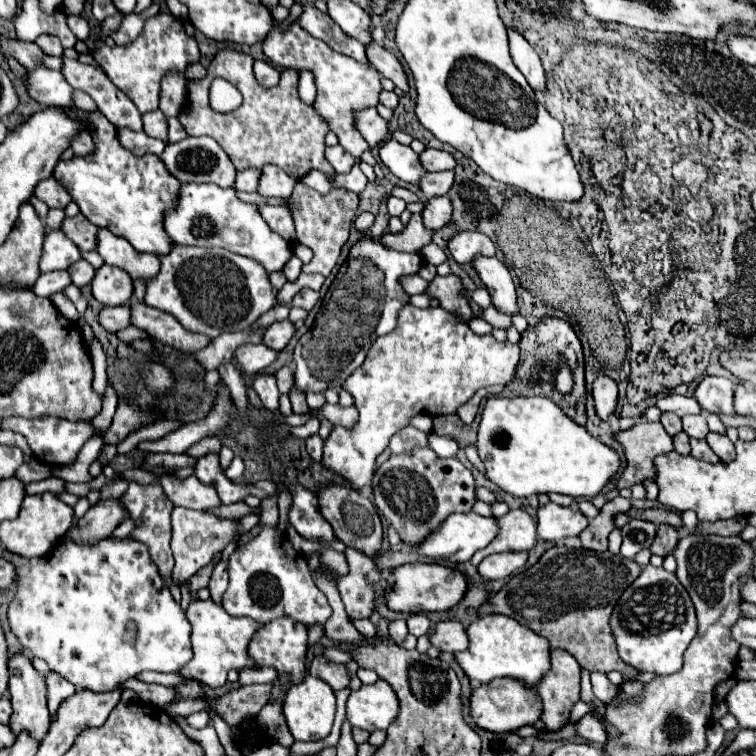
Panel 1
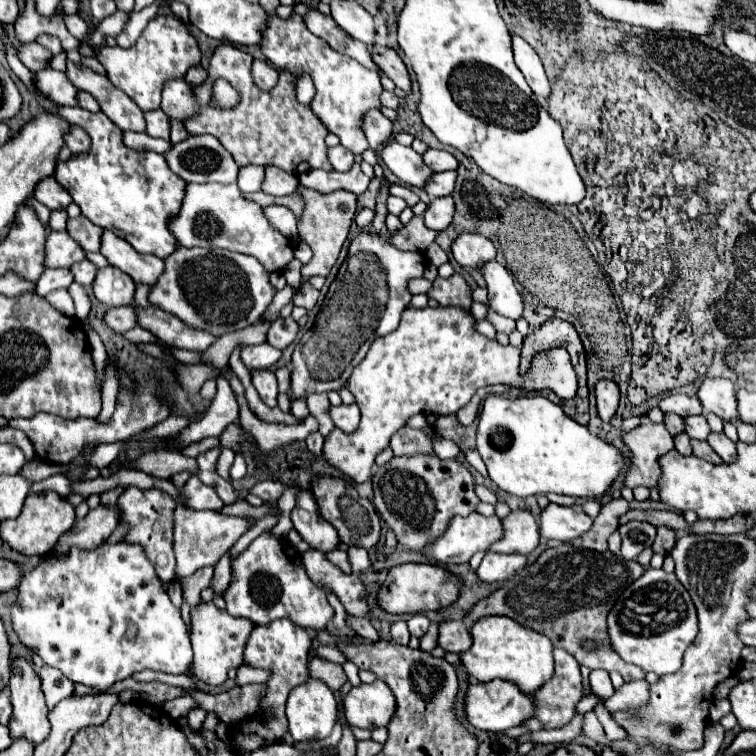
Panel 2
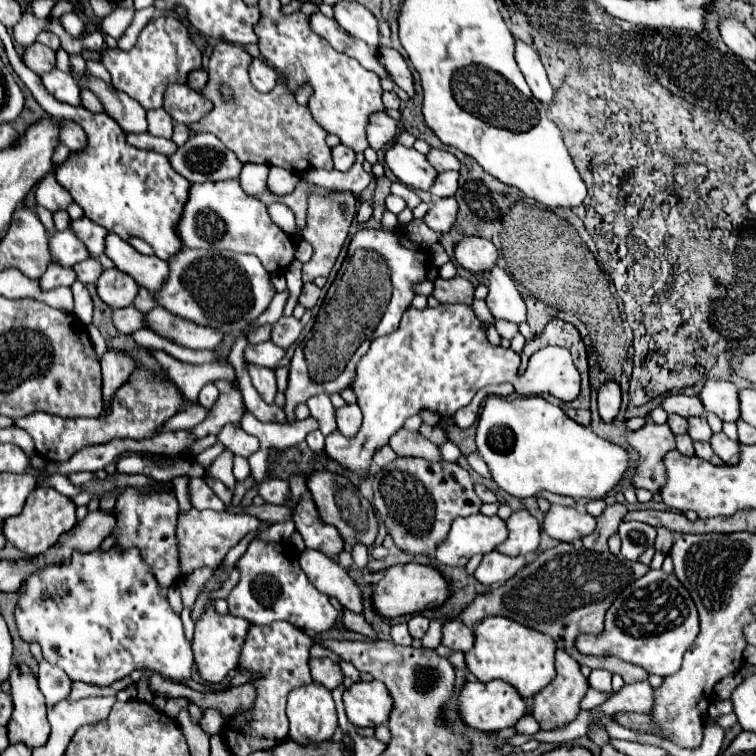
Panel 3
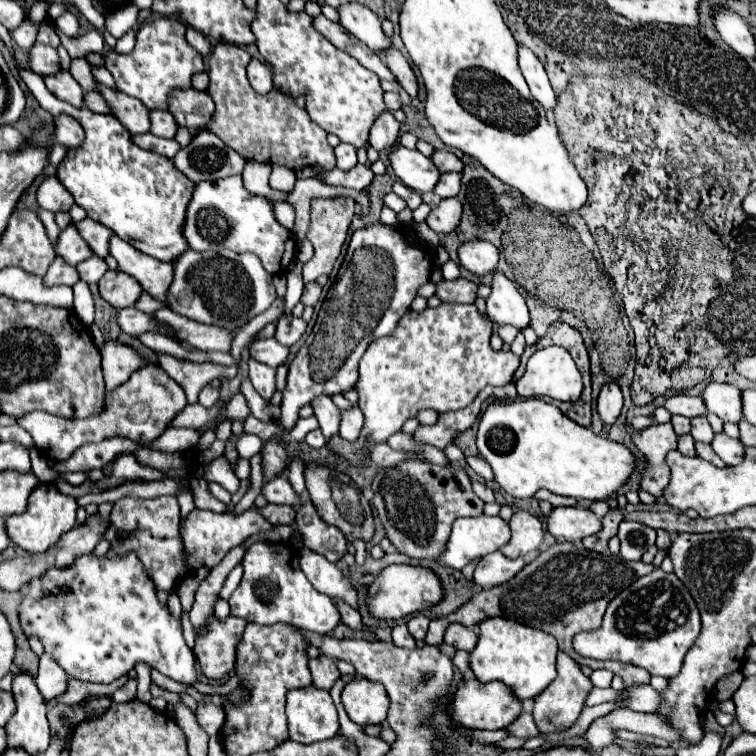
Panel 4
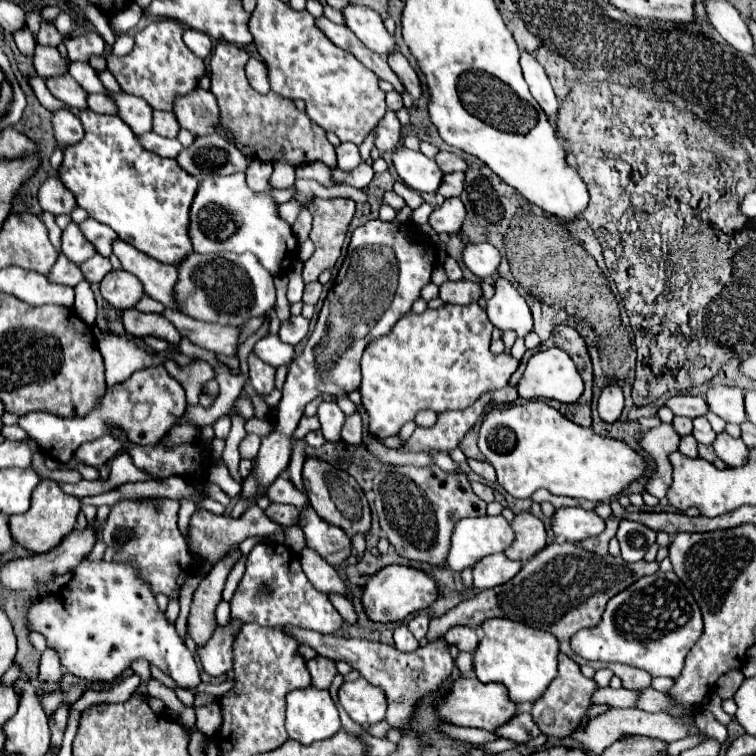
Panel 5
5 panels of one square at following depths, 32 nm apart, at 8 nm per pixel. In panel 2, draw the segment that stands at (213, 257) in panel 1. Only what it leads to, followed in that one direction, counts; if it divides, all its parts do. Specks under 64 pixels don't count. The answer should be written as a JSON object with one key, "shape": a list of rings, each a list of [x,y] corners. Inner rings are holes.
{"shape":[[[178,246],[164,258],[164,272],[148,292],[148,302],[172,312],[186,326],[206,330],[212,336],[242,330],[262,318],[276,288],[268,282],[268,272],[252,256],[224,248],[184,248]]]}

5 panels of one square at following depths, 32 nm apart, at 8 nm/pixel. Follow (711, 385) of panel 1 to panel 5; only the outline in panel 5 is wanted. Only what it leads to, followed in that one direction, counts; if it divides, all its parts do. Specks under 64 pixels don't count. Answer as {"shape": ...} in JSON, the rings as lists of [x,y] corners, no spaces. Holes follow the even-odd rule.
{"shape":[[[714,384],[706,392],[706,402],[710,412],[718,414],[724,422],[744,422],[744,392],[740,388]]]}

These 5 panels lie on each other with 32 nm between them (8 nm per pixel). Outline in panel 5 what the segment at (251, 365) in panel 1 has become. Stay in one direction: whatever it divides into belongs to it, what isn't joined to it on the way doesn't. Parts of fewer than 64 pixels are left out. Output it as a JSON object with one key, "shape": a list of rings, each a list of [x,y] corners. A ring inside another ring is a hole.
{"shape":[[[266,336],[254,344],[252,350],[262,362],[278,368],[282,364],[290,364],[294,356],[294,348],[290,344],[284,344],[278,336]]]}

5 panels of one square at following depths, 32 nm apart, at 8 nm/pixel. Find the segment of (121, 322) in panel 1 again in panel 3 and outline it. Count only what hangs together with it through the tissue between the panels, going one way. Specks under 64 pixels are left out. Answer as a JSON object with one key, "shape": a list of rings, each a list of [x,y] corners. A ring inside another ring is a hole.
{"shape":[[[134,306],[114,310],[112,312],[112,324],[122,334],[130,334],[130,332],[134,332],[138,328],[144,328],[144,320],[140,320],[140,312]]]}

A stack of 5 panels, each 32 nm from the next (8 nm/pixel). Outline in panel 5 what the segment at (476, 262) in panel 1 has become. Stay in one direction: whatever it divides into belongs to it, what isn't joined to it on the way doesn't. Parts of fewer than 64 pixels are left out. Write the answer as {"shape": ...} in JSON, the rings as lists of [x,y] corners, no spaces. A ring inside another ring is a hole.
{"shape":[[[502,276],[496,278],[494,296],[488,300],[486,314],[496,328],[514,330],[522,338],[532,330],[532,314],[526,300],[516,286]]]}

